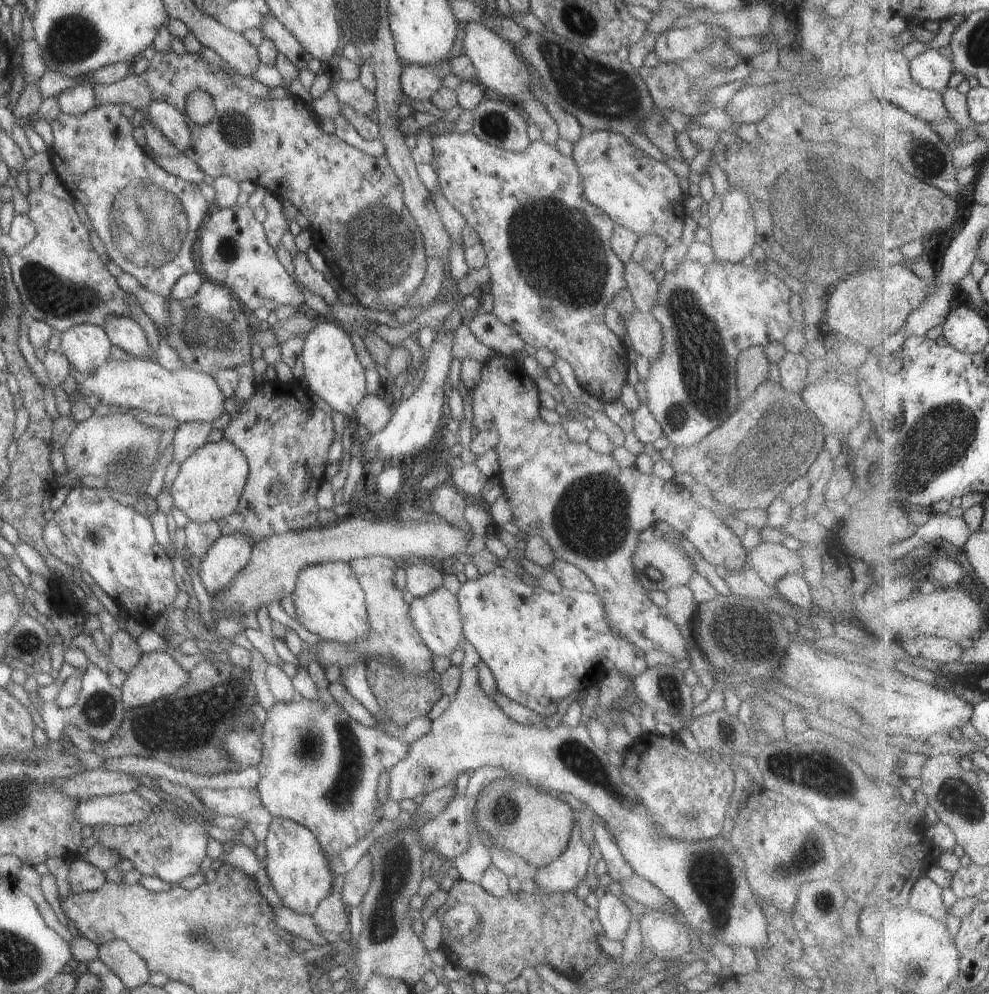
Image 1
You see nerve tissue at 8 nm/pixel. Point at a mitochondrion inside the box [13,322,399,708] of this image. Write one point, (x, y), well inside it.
(95, 534)

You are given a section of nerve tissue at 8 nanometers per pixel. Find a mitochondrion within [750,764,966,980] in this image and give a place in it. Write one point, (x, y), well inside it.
(914, 969)

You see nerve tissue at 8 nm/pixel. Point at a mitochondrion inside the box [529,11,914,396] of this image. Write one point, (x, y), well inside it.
(592, 84)

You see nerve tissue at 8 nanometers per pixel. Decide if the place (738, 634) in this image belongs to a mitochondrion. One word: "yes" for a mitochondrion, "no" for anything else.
yes

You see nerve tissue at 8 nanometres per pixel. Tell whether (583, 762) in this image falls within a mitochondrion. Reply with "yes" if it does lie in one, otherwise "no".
yes

